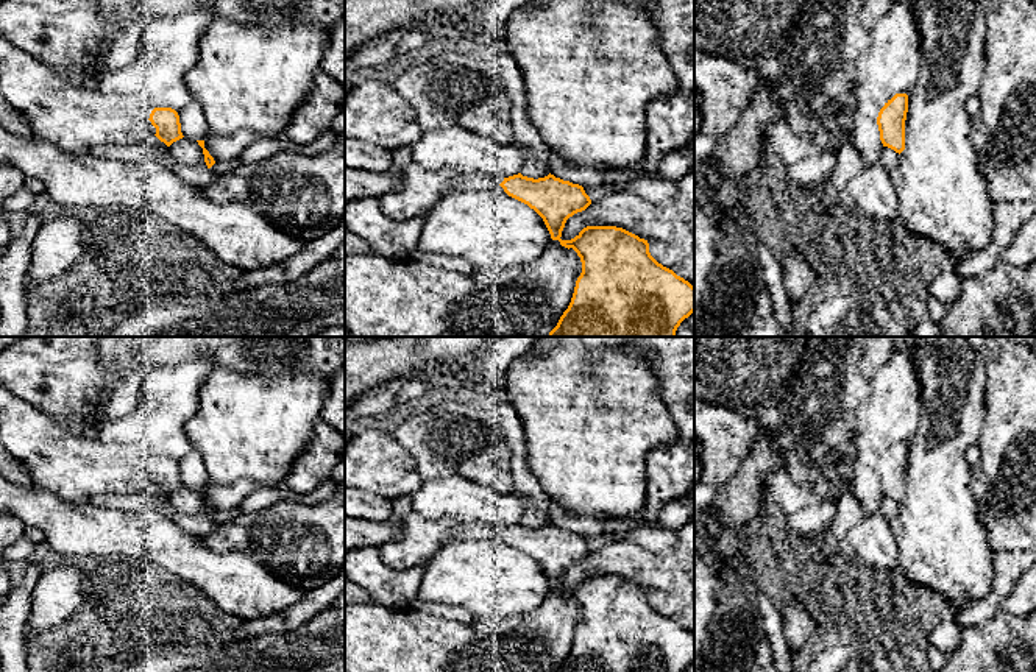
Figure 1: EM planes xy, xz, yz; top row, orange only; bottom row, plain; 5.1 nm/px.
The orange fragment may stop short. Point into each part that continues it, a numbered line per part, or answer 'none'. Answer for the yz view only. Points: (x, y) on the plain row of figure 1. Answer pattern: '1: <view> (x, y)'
none

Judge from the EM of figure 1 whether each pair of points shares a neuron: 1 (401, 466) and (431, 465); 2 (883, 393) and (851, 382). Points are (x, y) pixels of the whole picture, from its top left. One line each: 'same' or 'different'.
1: different
2: different

